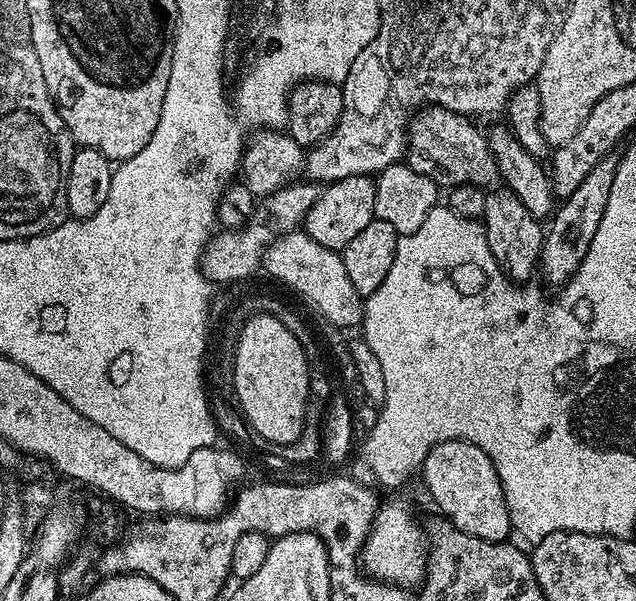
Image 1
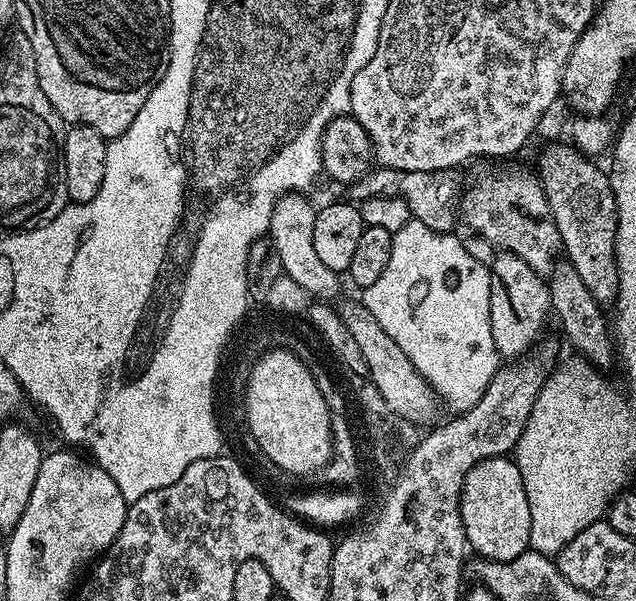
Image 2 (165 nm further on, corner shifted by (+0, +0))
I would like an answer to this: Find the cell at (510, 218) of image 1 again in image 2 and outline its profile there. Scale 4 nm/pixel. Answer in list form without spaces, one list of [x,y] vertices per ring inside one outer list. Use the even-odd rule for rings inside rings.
[[[497,251],[490,271],[490,334],[494,334],[494,346],[501,357],[519,358],[533,351],[545,331],[544,323],[550,318],[548,286],[518,254]]]

